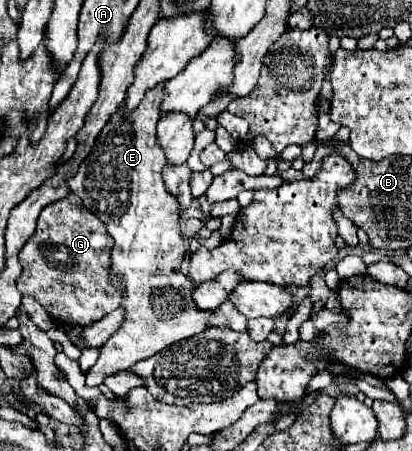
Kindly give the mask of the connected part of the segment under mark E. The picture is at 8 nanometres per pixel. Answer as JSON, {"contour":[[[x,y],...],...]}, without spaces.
{"contour":[[[163,84],[149,90],[143,96],[141,104],[131,114],[123,114],[123,110],[119,108],[115,116],[99,132],[95,146],[89,152],[89,156],[81,162],[79,172],[67,180],[71,192],[83,200],[85,208],[91,210],[95,216],[99,216],[101,222],[107,224],[107,230],[115,240],[111,248],[111,280],[123,282],[121,308],[125,310],[125,320],[121,328],[99,348],[99,358],[95,366],[87,370],[87,376],[85,376],[87,386],[101,386],[109,374],[115,374],[119,370],[131,370],[137,362],[151,358],[163,348],[183,338],[201,334],[207,328],[209,316],[211,316],[211,312],[201,312],[195,308],[191,300],[191,290],[195,284],[179,270],[187,252],[185,240],[179,230],[179,204],[163,184],[161,170],[165,166],[165,154],[157,144],[157,136],[155,136],[155,126],[161,118],[159,114],[161,86]]]}

